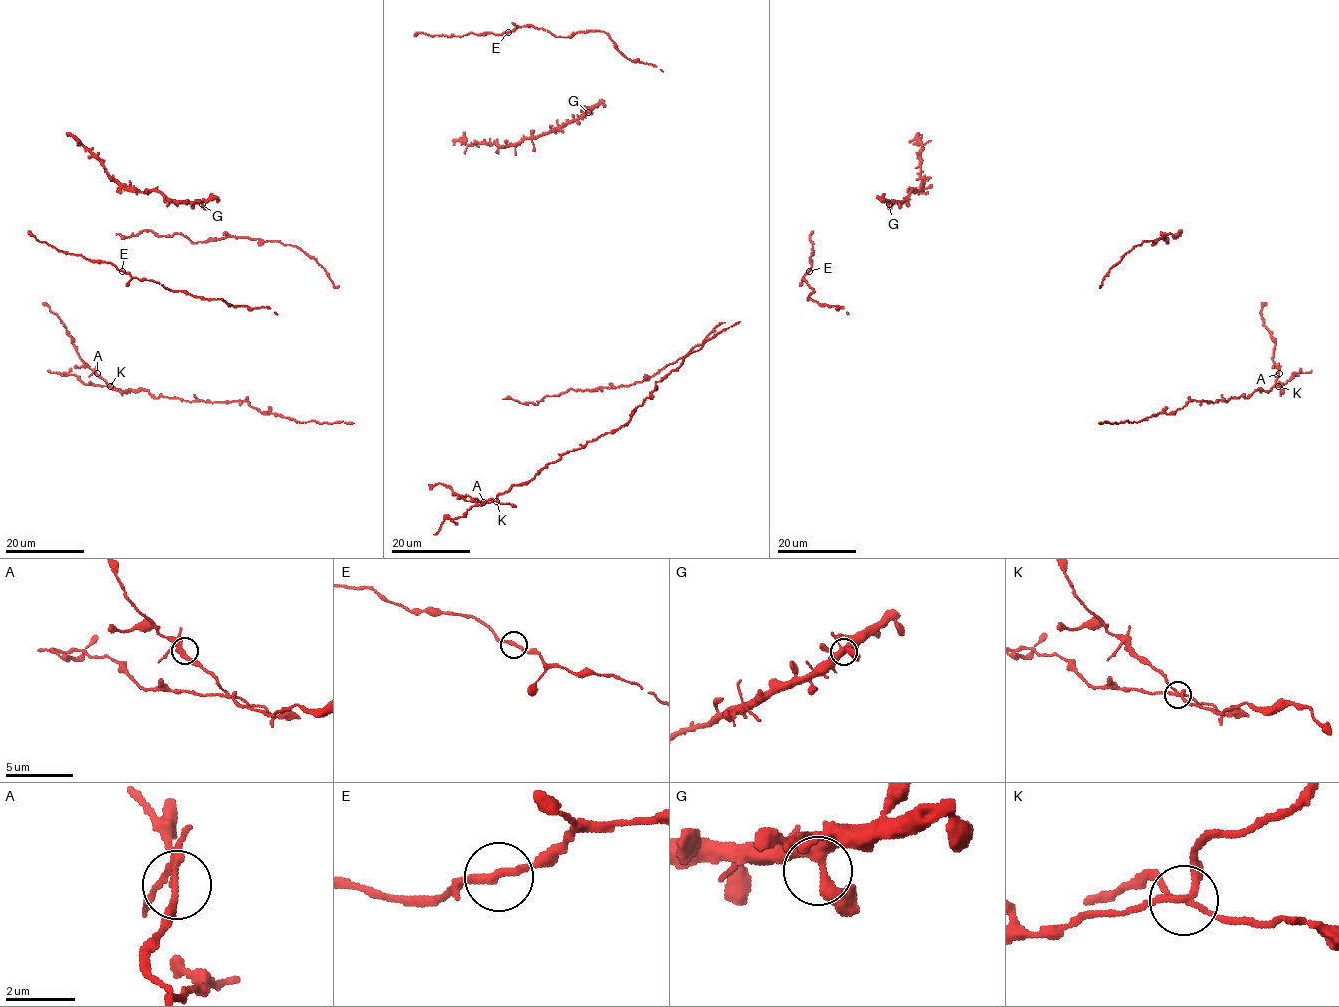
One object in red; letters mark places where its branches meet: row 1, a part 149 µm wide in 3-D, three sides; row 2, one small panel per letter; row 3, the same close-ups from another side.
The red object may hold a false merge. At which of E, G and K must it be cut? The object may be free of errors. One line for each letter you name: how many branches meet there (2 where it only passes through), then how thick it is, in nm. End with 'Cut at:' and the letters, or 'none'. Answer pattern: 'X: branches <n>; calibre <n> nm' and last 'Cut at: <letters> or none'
K: branches 4; calibre 200 nm
Cut at: K

